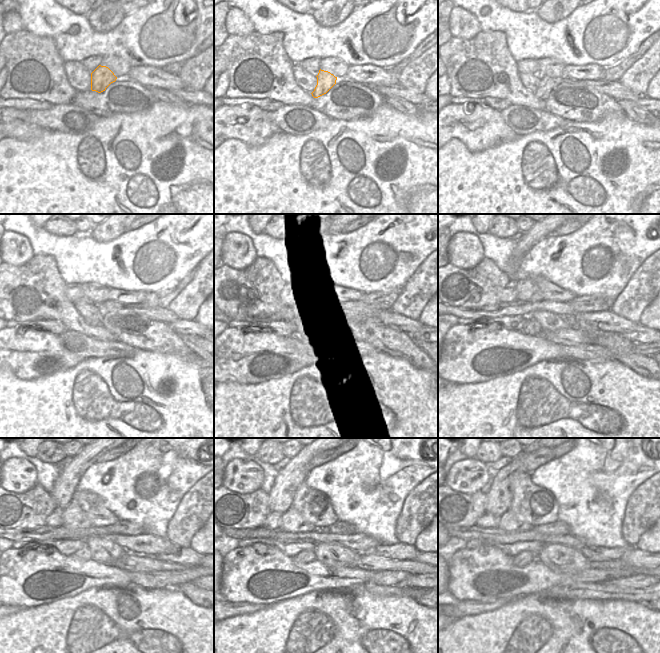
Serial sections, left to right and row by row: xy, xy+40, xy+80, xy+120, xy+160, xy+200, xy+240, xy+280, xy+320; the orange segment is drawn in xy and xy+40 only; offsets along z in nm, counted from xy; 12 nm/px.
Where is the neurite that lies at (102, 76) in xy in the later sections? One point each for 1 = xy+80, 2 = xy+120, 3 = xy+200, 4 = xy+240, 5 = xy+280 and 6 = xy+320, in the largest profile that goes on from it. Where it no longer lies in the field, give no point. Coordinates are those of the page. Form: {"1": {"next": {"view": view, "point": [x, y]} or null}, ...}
{"1": {"next": {"view": "xy+80", "point": [547, 84]}}, "2": {"next": {"view": "xy+120", "point": [94, 320]}}, "3": {"next": {"view": "xy+200", "point": [531, 327]}}, "4": {"next": {"view": "xy+240", "point": [85, 554]}}, "5": {"next": {"view": "xy+280", "point": [306, 556]}}, "6": {"next": {"view": "xy+320", "point": [524, 558]}}}

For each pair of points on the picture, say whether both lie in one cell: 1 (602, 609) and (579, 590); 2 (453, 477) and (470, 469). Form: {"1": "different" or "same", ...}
{"1": "different", "2": "same"}

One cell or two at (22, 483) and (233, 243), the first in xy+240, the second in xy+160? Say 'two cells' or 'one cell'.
one cell

